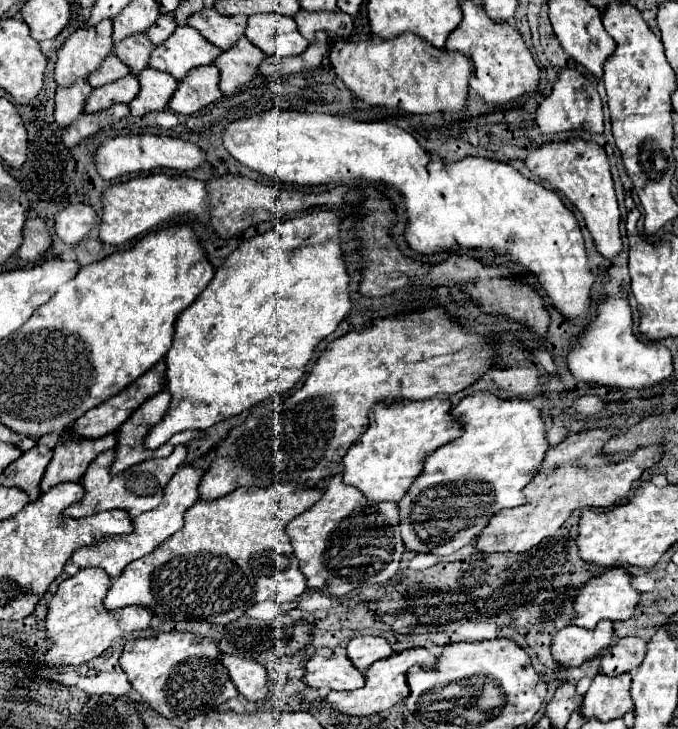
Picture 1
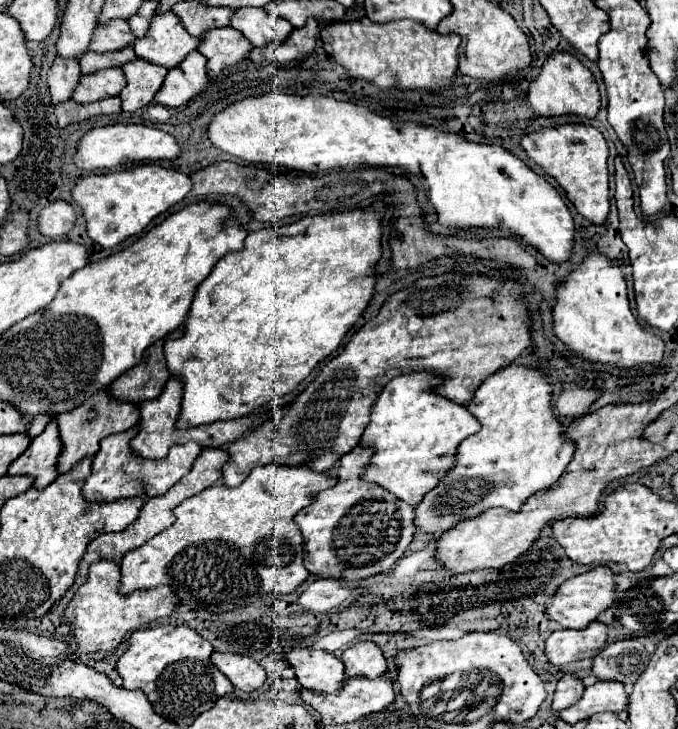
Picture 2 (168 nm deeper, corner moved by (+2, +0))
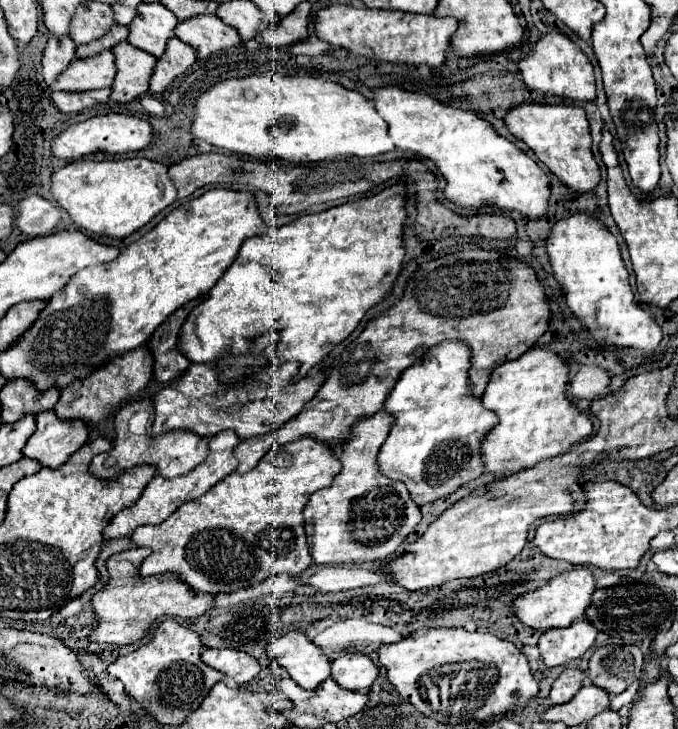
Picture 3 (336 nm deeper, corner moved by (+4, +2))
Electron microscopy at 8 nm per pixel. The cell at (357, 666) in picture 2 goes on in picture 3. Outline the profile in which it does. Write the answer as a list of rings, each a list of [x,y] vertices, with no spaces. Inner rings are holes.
[[[346,653],[340,659],[332,661],[332,679],[342,689],[366,693],[376,677],[378,667],[364,653]]]

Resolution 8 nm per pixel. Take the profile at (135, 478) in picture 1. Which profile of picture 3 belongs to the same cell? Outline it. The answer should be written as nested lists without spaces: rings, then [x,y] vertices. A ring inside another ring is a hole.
[[[140,397],[140,399],[134,399],[134,401],[126,403],[124,407],[120,407],[120,411],[114,419],[114,429],[116,429],[114,447],[112,447],[112,451],[108,451],[104,455],[94,457],[94,461],[90,465],[90,473],[94,473],[100,479],[108,479],[108,477],[116,477],[118,473],[122,473],[126,469],[132,469],[136,465],[156,465],[158,475],[178,477],[178,475],[184,475],[184,473],[192,471],[196,465],[200,465],[208,457],[208,439],[196,435],[194,431],[182,431],[180,429],[180,431],[168,431],[168,433],[158,435],[158,437],[152,437],[152,433],[144,433],[144,435],[130,433],[128,431],[128,421],[138,409],[154,409],[152,399],[142,399]]]

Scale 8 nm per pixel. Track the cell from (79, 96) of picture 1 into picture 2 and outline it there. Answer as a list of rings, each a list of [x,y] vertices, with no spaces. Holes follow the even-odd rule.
[[[56,57],[50,73],[48,73],[48,87],[52,105],[60,105],[68,99],[72,99],[72,91],[76,89],[76,83],[80,81],[80,65],[74,59],[60,59]]]

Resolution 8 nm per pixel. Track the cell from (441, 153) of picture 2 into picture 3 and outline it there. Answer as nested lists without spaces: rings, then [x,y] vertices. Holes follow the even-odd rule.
[[[398,85],[374,89],[374,109],[388,123],[394,149],[414,151],[438,165],[446,179],[444,195],[460,207],[496,205],[502,211],[518,211],[530,219],[544,217],[550,199],[548,175],[526,151],[500,137],[496,129],[472,111],[440,103]]]

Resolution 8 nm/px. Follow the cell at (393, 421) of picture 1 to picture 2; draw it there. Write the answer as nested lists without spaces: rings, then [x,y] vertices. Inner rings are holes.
[[[408,373],[392,379],[372,405],[370,423],[360,441],[360,445],[374,449],[368,471],[362,471],[360,479],[378,483],[410,505],[420,503],[438,485],[440,477],[454,467],[454,453],[460,441],[480,431],[480,423],[464,405],[430,391],[434,383],[438,383],[438,377],[430,373]]]

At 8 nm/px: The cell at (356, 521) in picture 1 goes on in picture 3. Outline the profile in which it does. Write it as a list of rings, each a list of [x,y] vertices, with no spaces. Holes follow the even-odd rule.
[[[386,409],[356,421],[342,445],[342,471],[334,477],[330,487],[310,497],[304,509],[306,537],[310,555],[318,565],[388,559],[420,523],[420,507],[410,499],[406,485],[402,485],[402,481],[388,481],[378,469],[378,449],[386,441],[390,425],[394,425],[394,417],[390,417]]]

